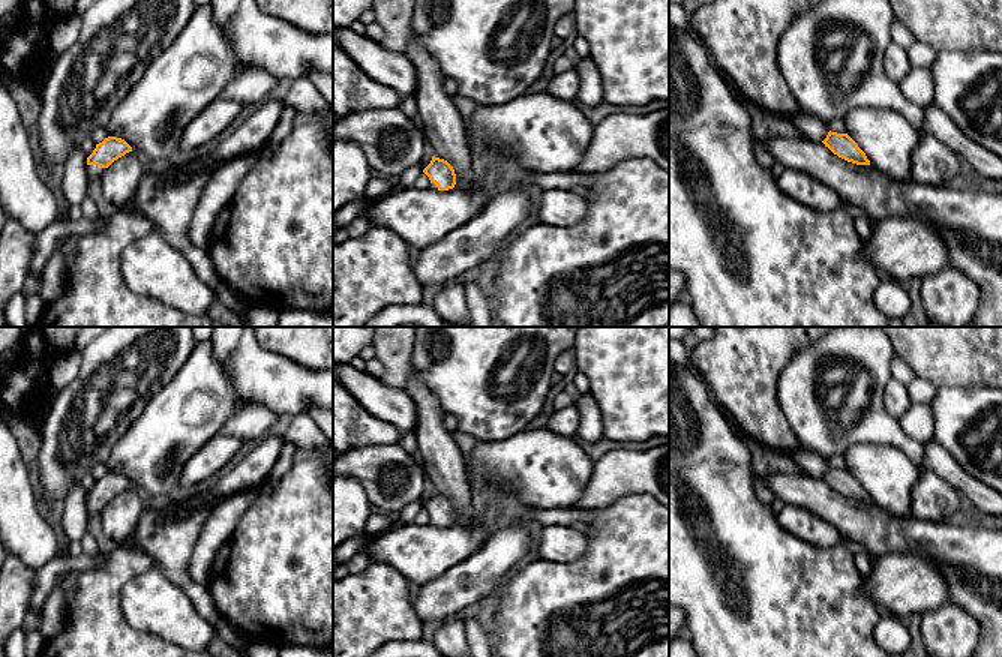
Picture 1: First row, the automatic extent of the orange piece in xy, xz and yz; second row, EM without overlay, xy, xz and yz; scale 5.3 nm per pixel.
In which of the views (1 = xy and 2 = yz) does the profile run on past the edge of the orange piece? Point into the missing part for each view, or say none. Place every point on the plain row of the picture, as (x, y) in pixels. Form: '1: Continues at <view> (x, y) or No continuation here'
1: Continues at xy (93, 507)
2: No continuation here

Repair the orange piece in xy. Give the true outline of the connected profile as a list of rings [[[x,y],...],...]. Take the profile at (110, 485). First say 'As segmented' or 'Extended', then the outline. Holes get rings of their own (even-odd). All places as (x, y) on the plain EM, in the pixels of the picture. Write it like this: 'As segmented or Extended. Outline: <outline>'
Extended. Outline: [[[108,472],[96,480],[93,489],[87,494],[87,512],[94,528],[104,507],[118,494],[132,488],[132,483],[122,474]]]

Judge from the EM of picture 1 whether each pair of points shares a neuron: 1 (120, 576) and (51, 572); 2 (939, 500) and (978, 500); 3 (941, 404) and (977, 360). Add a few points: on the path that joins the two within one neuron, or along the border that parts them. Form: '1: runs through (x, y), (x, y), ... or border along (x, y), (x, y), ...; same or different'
1: border along (99, 566), (90, 570), (69, 570), (63, 575); different
2: border along (933, 473), (947, 480), (962, 495); different
3: border along (986, 386), (939, 387); different

